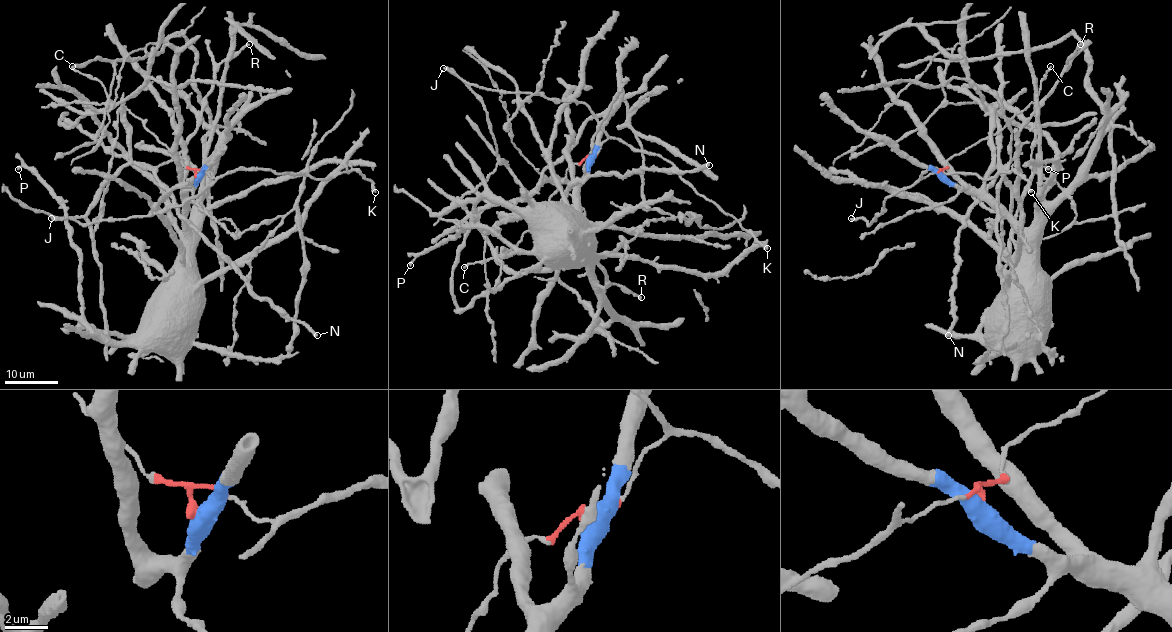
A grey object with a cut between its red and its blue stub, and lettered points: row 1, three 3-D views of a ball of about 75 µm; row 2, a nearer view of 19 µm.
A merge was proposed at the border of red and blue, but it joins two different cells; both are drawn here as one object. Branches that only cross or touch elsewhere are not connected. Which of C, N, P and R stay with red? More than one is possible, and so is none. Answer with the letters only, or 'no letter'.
C

